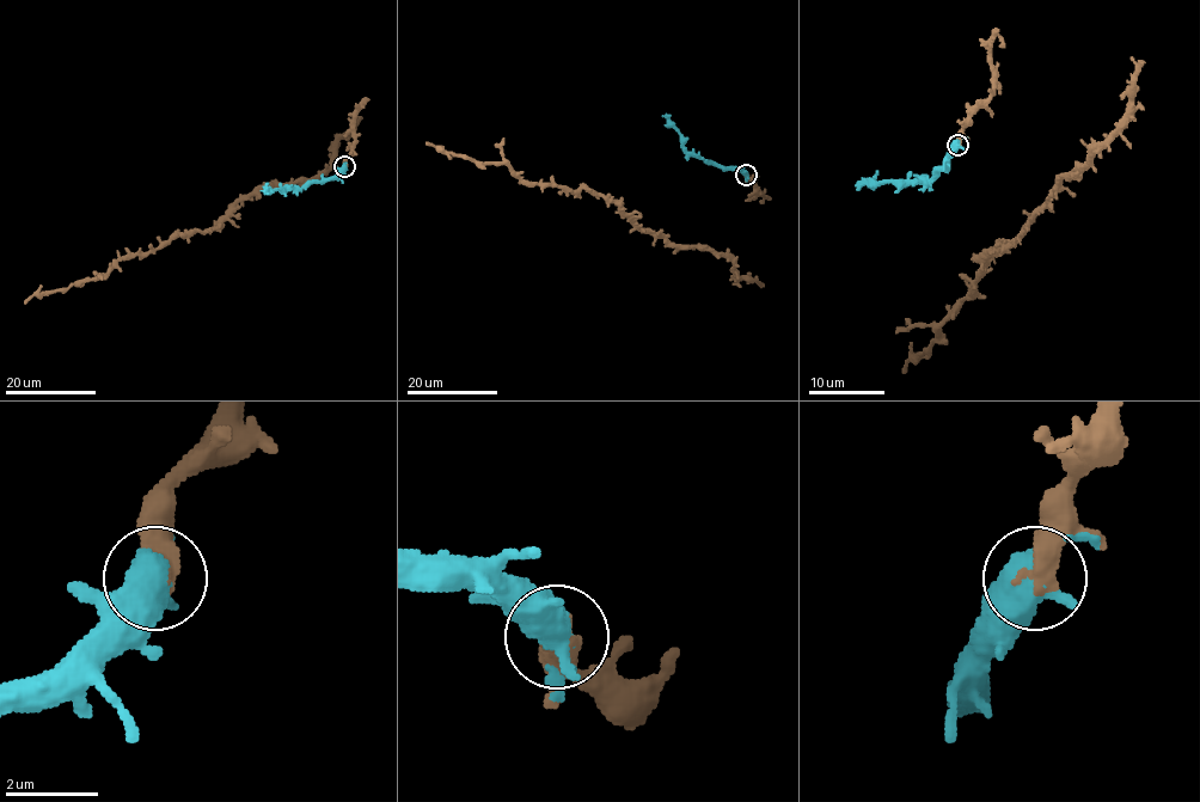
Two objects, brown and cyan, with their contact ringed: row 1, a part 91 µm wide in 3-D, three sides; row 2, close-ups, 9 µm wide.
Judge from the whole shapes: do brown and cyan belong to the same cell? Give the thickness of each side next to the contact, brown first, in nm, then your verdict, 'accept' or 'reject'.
600 nm thick on the brown side, 550 nm on the other; accept

